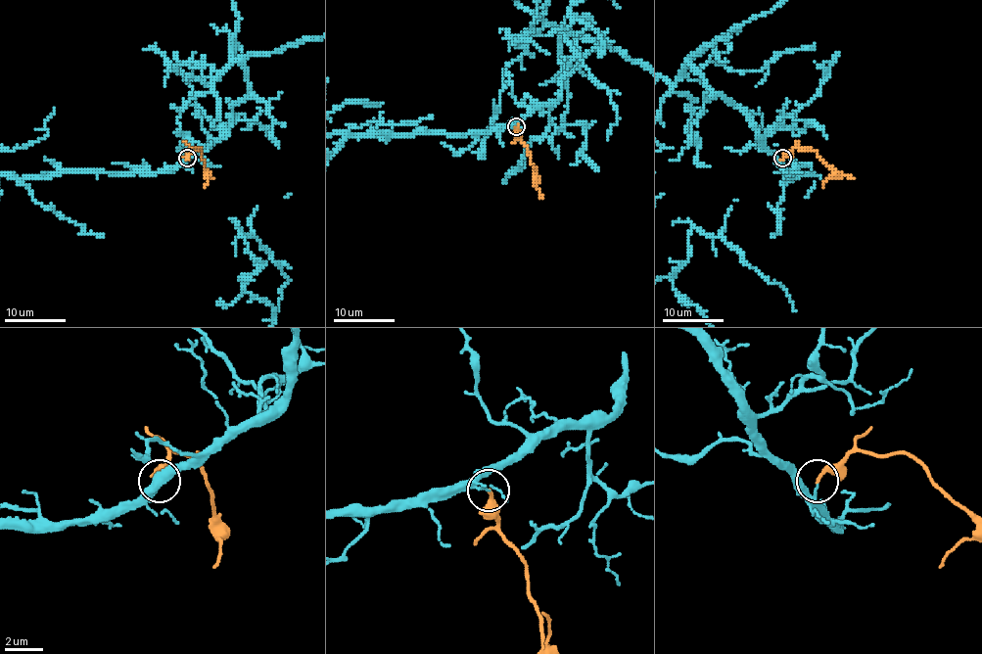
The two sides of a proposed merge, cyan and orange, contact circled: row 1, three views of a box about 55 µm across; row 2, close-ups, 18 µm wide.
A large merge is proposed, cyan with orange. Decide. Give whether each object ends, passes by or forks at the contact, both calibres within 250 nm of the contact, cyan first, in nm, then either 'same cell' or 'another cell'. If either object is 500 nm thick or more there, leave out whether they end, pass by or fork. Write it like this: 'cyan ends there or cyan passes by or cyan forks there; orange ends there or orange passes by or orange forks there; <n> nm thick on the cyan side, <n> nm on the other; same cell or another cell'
cyan ends there; orange ends there; 140 nm thick on the cyan side, 240 nm on the other; another cell

